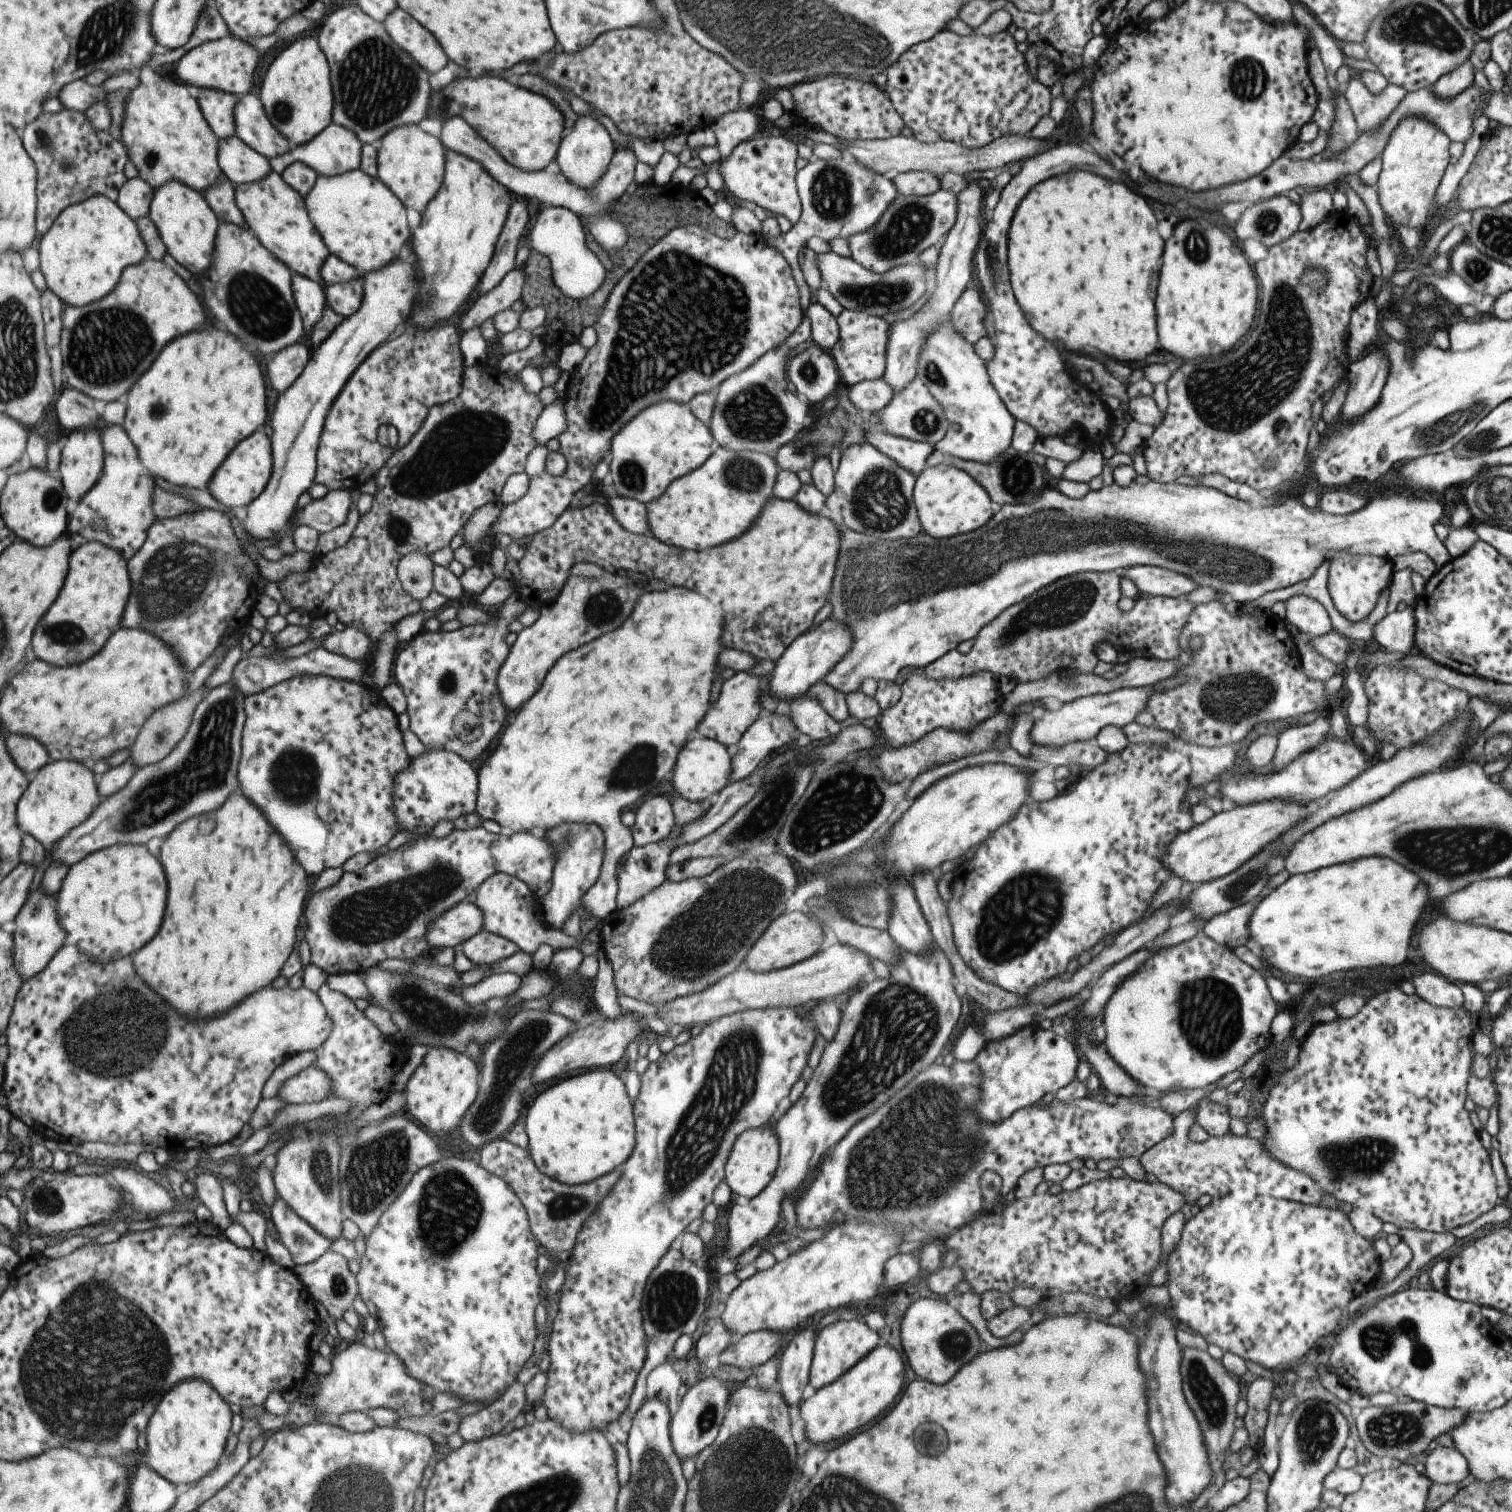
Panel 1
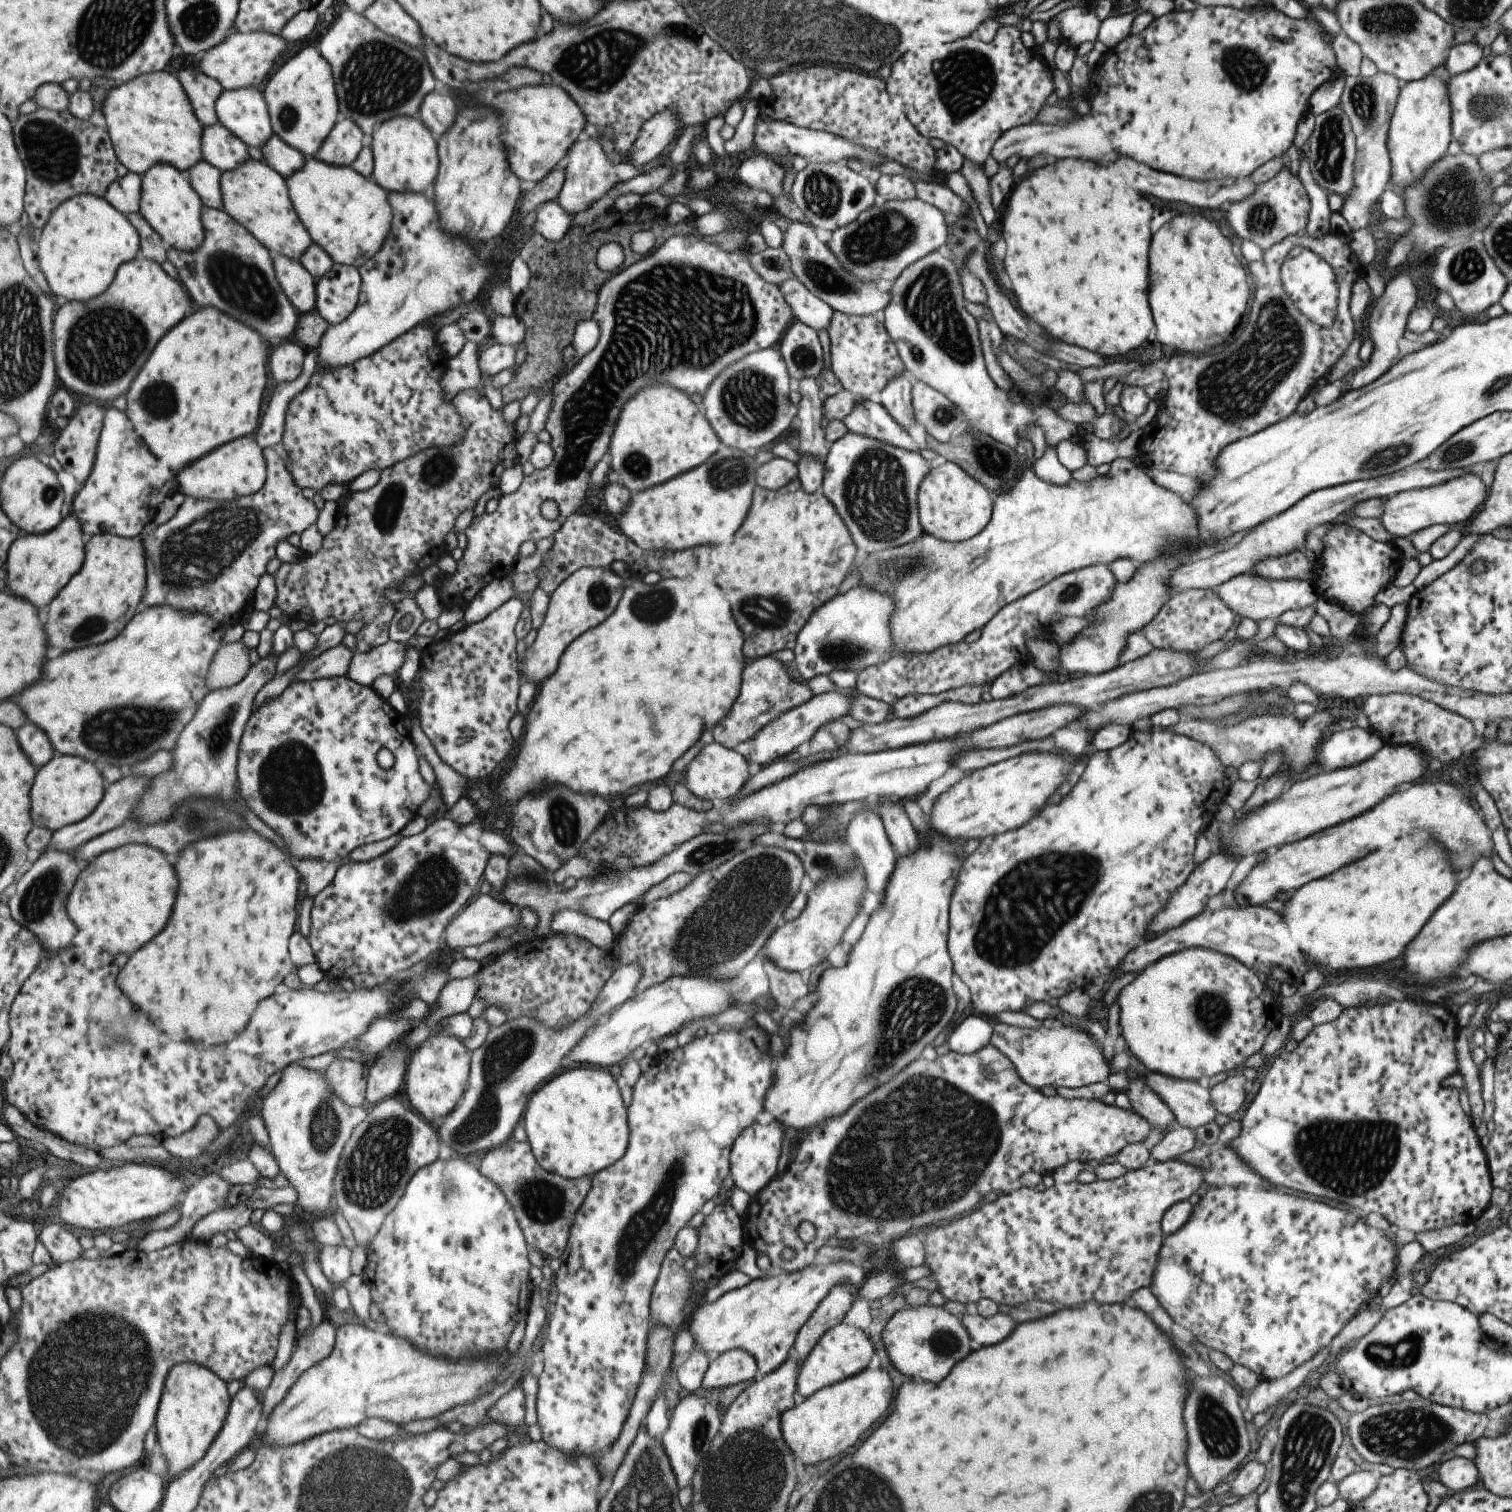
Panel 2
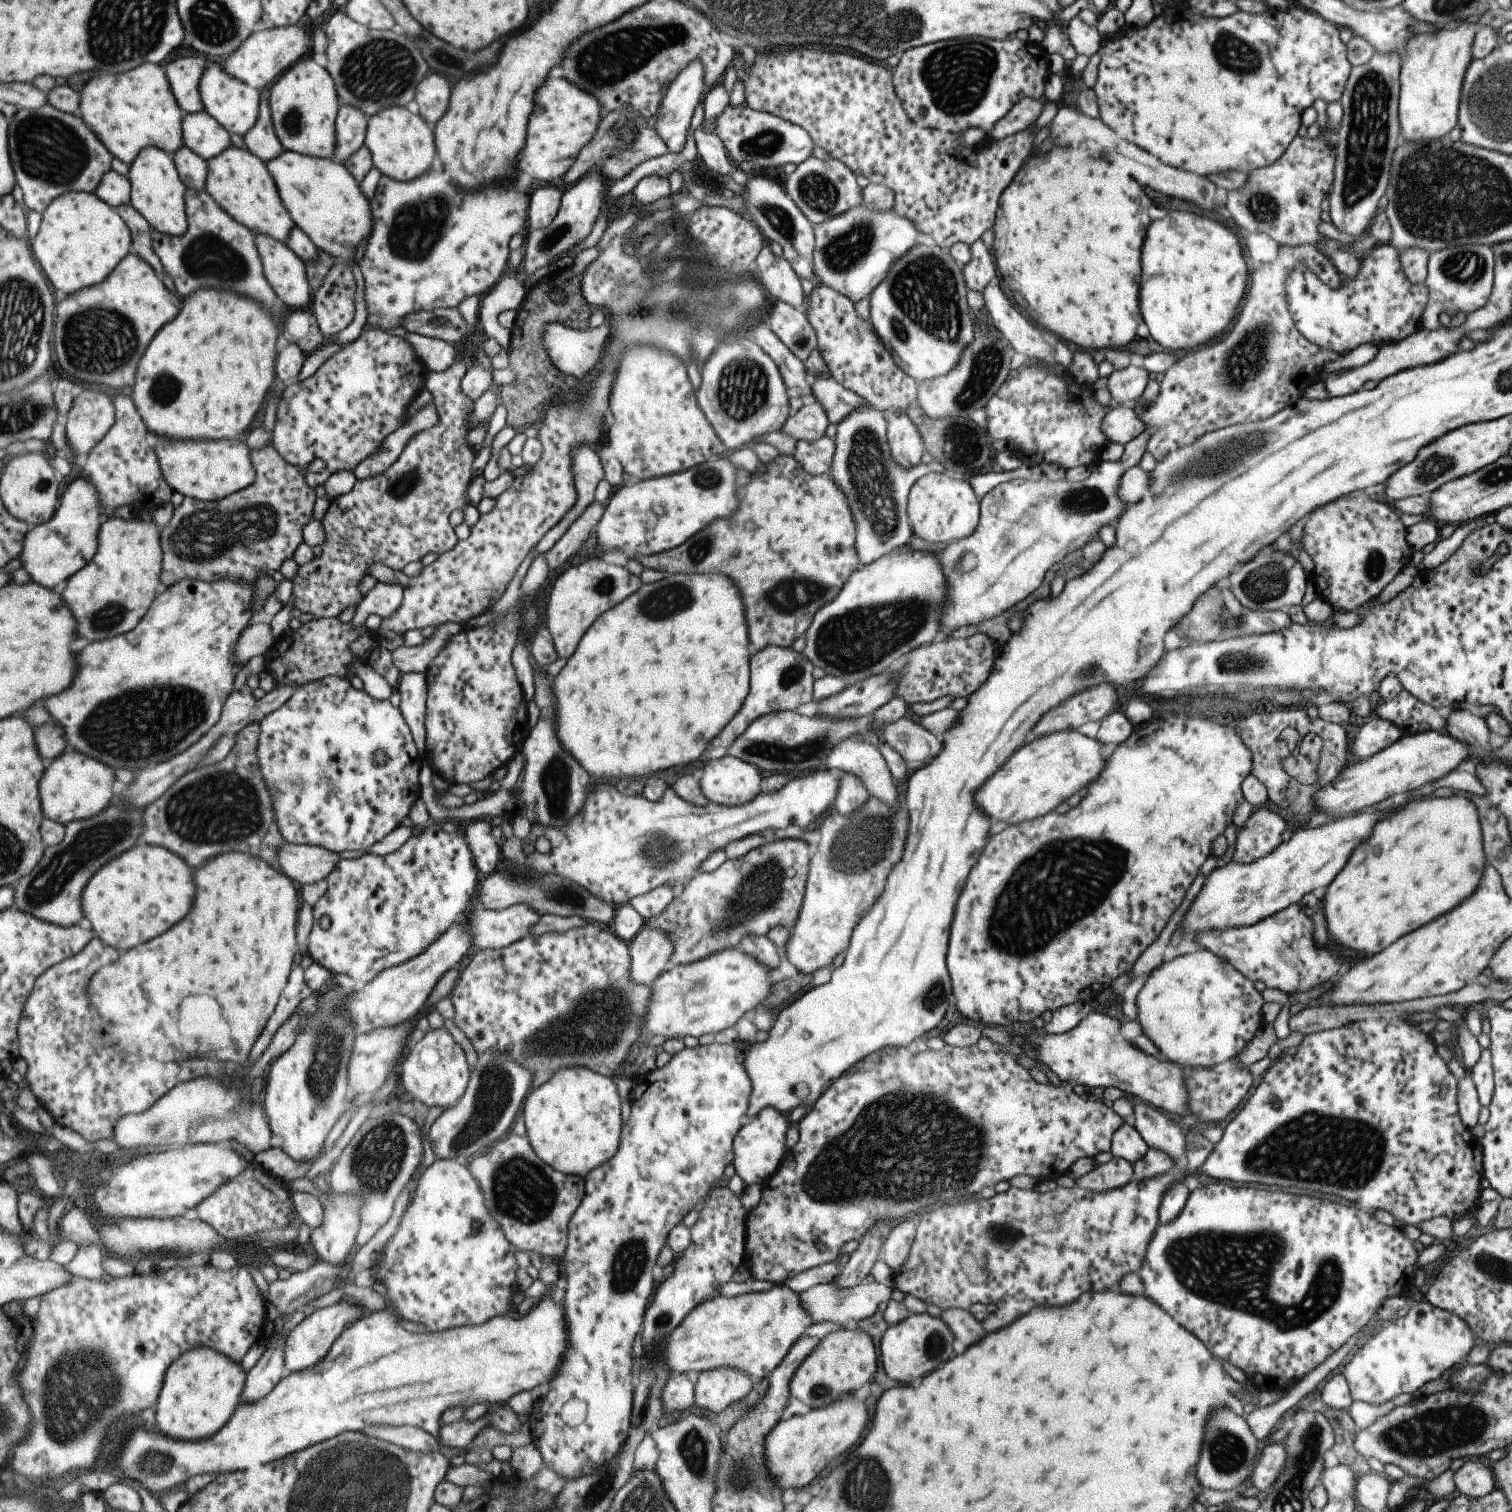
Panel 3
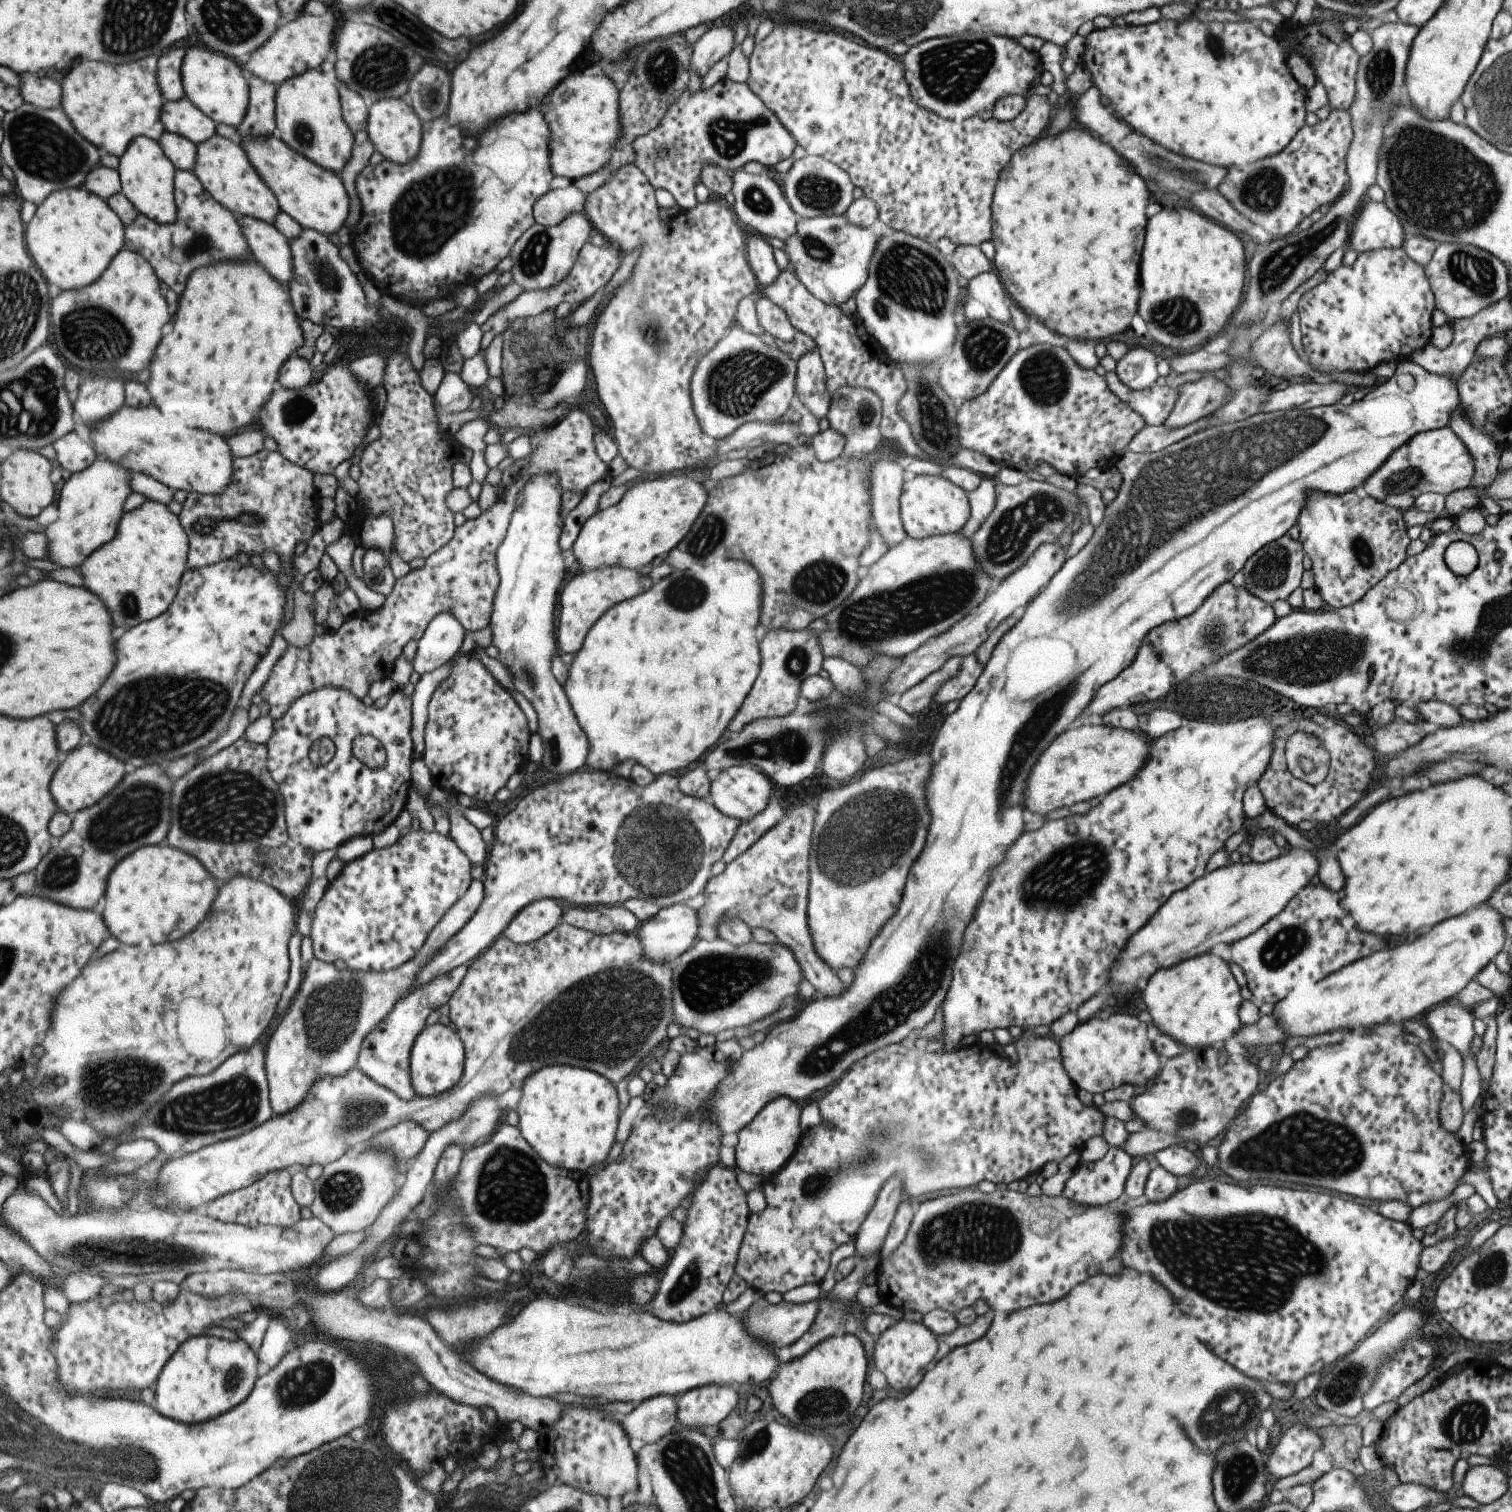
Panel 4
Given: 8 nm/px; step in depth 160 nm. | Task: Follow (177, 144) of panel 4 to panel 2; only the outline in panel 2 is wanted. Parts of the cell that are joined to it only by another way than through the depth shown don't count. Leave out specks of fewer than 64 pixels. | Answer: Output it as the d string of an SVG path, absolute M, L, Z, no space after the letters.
M203 160L203 162L195 164L187 173L204 205L217 210L226 210L225 202L223 202L223 190L221 190L223 174L219 168Z

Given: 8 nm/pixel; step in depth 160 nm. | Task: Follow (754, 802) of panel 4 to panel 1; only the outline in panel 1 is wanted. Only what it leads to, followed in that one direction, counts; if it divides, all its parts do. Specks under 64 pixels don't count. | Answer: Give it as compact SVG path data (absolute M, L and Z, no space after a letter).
M715 739L688 740L678 752L673 773L672 787L680 796L691 802L701 802L707 796L719 792L728 782L731 772L731 755L727 753L726 746Z

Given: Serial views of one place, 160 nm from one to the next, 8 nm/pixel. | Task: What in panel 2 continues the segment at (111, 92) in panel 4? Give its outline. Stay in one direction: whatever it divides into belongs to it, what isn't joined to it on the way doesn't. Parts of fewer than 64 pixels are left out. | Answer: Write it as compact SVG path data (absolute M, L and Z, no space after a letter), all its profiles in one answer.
M167 70L143 74L131 82L112 88L102 112L115 146L115 152L129 172L145 176L155 164L172 164L188 172L203 156L204 125L195 113L183 82Z

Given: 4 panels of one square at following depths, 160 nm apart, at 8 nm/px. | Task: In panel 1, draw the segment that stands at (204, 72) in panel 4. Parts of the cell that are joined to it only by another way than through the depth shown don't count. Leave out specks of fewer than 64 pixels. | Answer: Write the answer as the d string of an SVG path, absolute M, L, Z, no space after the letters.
M247 93L241 96L235 107L234 117L236 135L268 159L285 154L293 148L290 140L270 121L259 95Z

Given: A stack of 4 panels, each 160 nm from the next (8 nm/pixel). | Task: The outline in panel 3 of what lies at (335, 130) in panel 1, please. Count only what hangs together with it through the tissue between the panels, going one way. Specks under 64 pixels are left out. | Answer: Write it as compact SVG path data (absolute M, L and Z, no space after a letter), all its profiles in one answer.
M338 105L336 122L336 154L340 163L364 144L366 116L357 107Z

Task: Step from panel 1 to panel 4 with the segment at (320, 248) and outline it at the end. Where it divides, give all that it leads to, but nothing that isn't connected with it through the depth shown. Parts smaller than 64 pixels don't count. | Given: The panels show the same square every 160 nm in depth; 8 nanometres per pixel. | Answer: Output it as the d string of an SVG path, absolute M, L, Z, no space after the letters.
M219 134L198 146L198 155L194 173L201 179L203 186L220 202L237 215L247 215L265 222L273 223L281 213L277 195L259 176L246 150L234 140Z

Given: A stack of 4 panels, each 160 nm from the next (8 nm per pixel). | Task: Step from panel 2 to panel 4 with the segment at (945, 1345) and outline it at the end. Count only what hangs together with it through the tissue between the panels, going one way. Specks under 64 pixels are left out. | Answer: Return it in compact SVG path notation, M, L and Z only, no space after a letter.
M903 1319L894 1321L877 1338L871 1358L874 1368L885 1376L886 1384L893 1390L903 1390L907 1380L933 1358L937 1350L936 1336L928 1331L921 1323L909 1323Z

